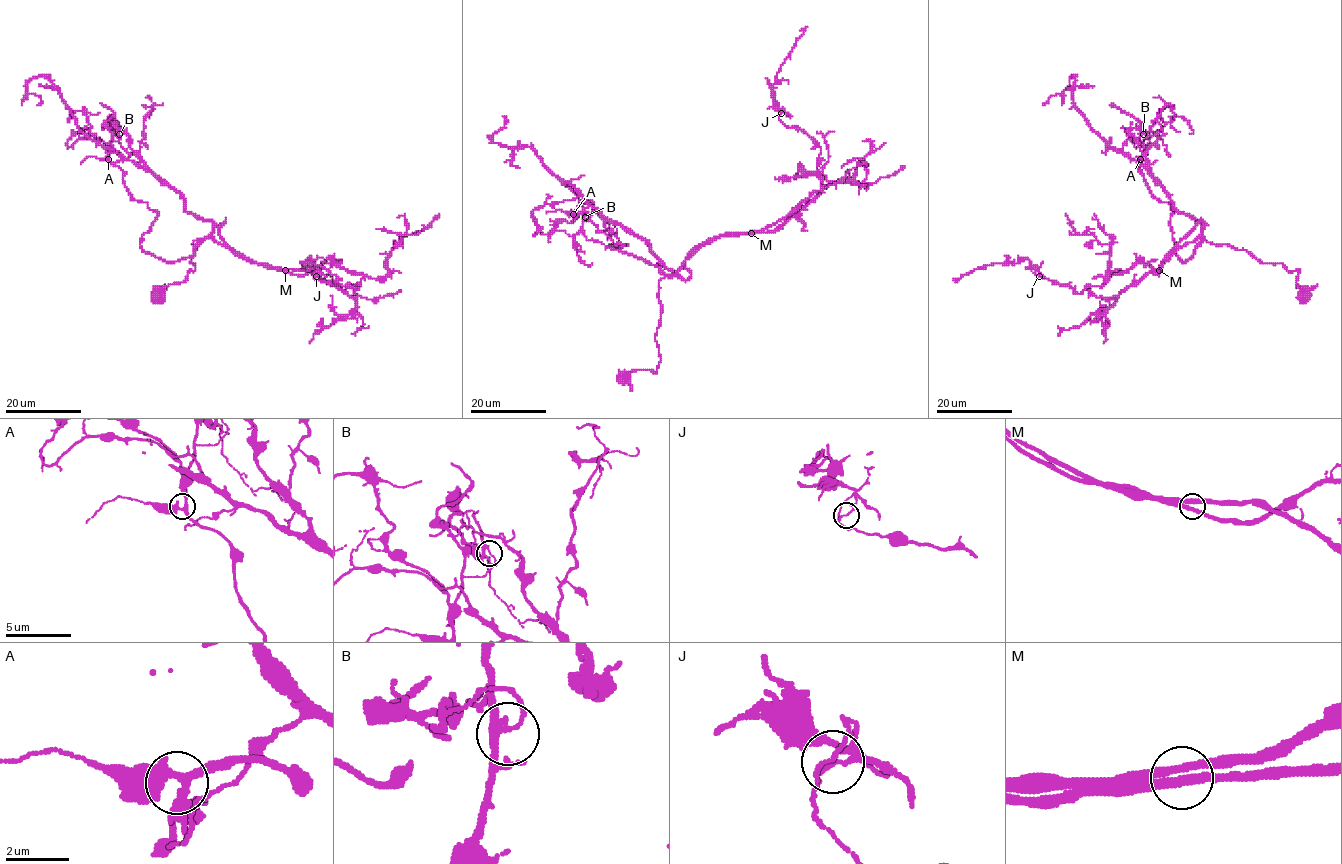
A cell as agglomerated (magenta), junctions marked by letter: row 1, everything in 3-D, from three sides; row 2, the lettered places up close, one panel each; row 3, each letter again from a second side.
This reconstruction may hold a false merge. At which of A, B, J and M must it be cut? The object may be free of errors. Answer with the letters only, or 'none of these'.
J

